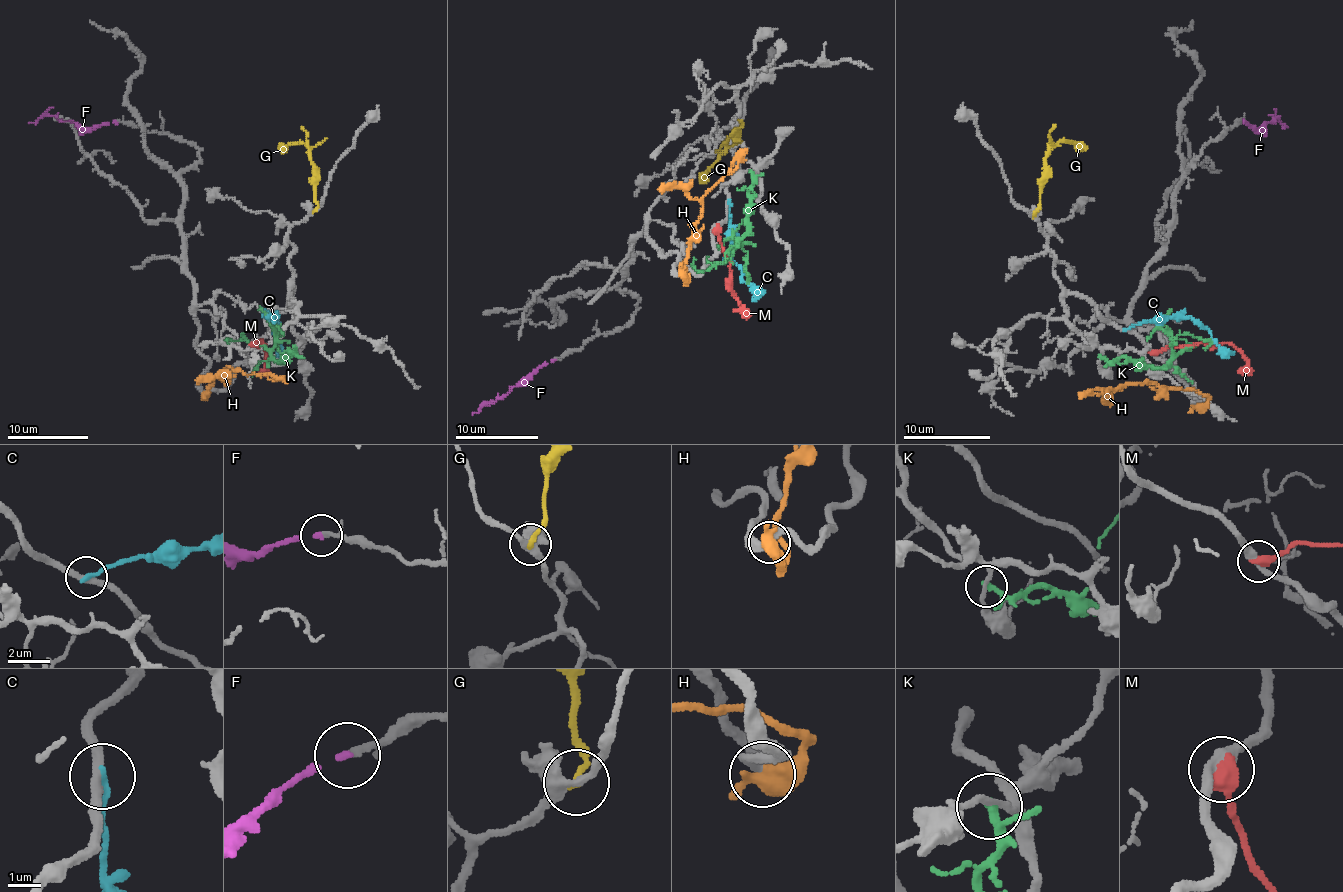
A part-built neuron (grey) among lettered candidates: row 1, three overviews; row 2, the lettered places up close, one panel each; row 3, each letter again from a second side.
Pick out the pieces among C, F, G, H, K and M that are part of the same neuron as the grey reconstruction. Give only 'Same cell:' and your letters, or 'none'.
Same cell: F

